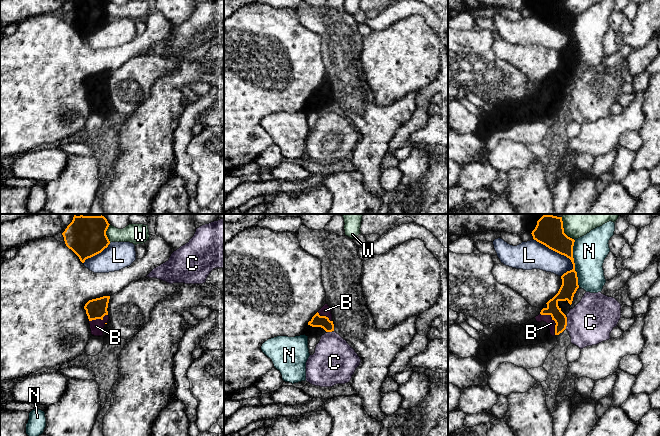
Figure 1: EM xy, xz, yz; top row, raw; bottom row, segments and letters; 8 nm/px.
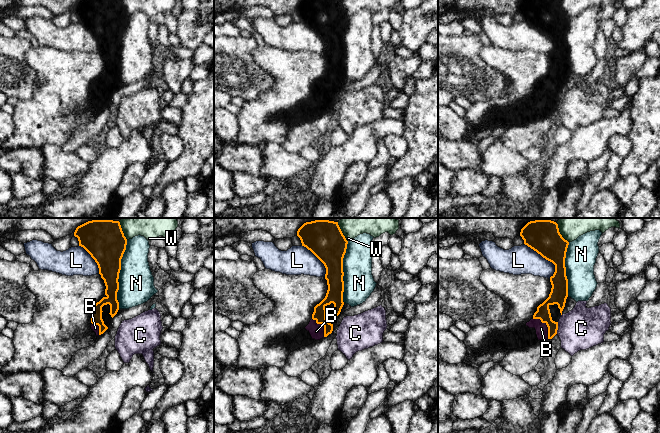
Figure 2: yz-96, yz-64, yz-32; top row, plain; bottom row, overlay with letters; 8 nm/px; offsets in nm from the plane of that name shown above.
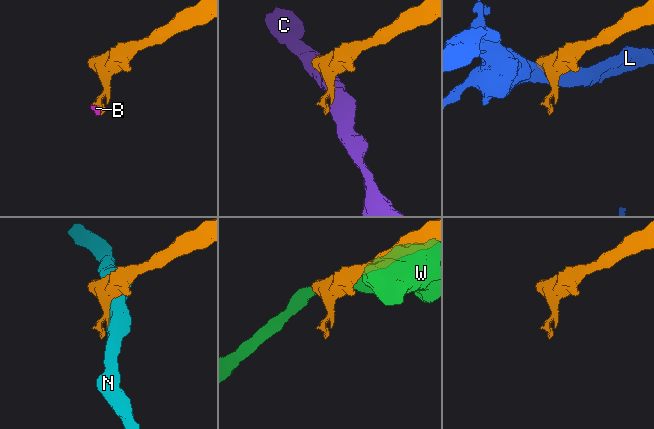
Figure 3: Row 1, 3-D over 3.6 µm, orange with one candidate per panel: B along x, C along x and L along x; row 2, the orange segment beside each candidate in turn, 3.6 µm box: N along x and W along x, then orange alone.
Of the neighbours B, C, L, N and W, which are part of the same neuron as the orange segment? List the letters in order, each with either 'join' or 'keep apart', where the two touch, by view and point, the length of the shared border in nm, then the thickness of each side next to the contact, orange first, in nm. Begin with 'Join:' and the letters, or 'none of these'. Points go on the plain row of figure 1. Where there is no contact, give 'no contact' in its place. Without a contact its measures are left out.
Join: B
B: join; meets orange in yz at (553, 95); contact 220 nm long; 130 nm thick on the orange side, 70 nm on the other
C: keep apart; meets orange in yz at (566, 98); contact 100 nm long; 130 nm thick on the orange side, 360 nm on the other
L: keep apart; meets orange in yz at (556, 27); contact 400 nm long; 190 nm thick on the orange side, 220 nm on the other
N: keep apart; meets orange in yz at (574, 39); contact 380 nm long; 180 nm thick on the orange side, 280 nm on the other
W: keep apart; meets orange in yz at (564, 9); contact 170 nm long; 190 nm thick on the orange side, 120 nm on the other

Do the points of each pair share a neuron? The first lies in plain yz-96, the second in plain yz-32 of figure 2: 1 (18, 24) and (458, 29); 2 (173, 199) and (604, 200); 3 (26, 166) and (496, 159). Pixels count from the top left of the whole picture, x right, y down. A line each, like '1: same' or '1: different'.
1: different
2: different
3: different

